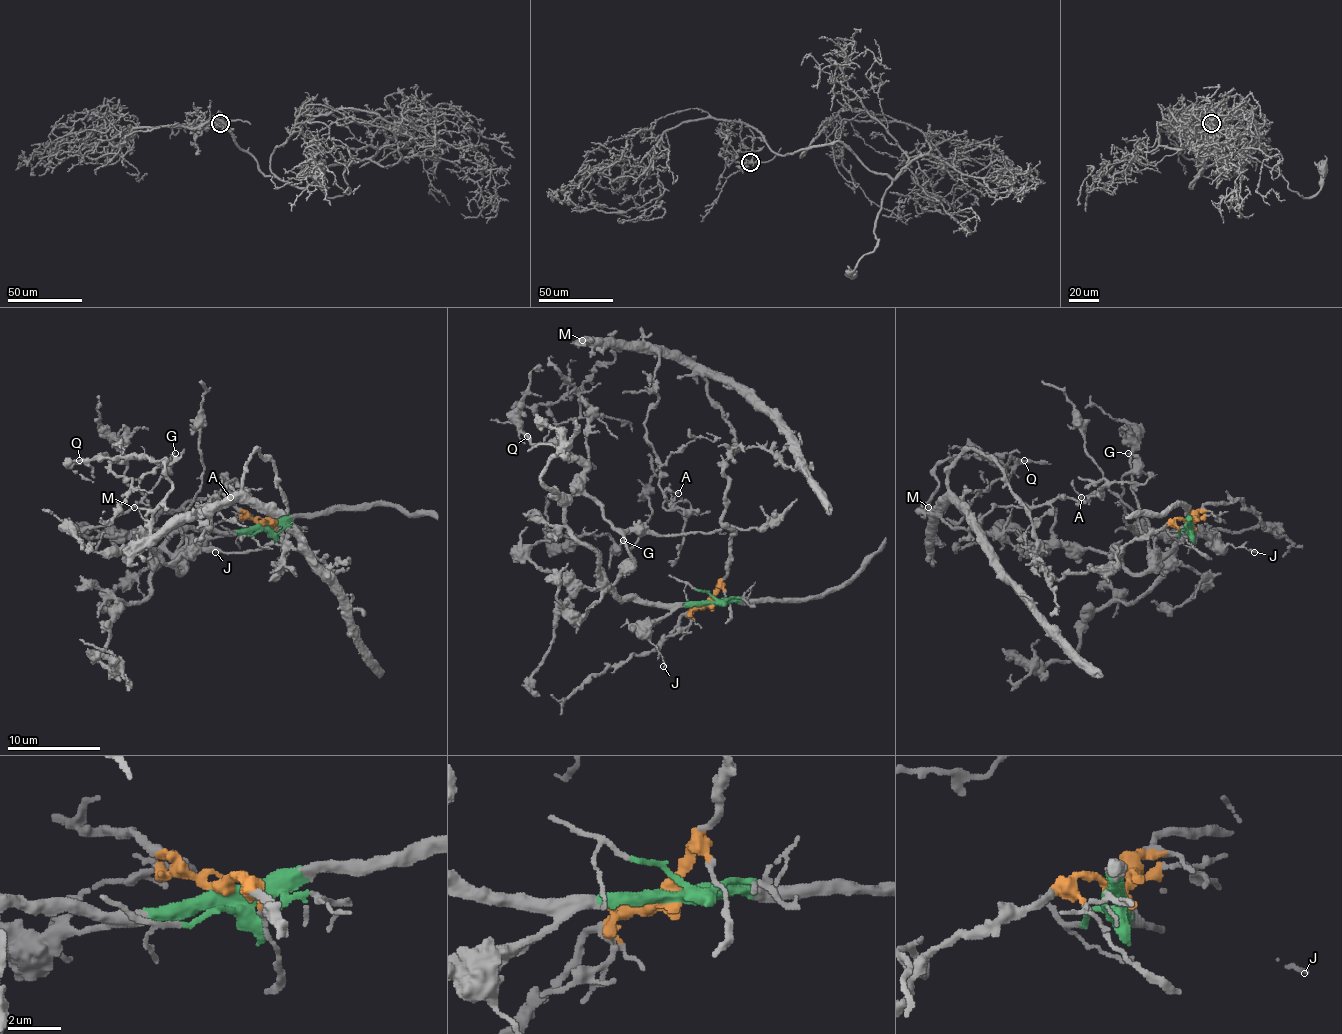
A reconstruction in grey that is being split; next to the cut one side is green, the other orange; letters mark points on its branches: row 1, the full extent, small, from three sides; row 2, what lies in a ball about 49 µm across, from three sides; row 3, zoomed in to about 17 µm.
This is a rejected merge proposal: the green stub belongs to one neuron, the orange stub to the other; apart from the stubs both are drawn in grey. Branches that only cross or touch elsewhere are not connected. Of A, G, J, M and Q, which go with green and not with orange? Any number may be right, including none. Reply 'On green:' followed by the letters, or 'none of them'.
On green: G, J

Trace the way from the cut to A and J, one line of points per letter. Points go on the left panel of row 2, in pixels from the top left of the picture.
A: (261, 525), (280, 532), (275, 578), (287, 506), (277, 469), (259, 450), (208, 527), (196, 506), (231, 497)
J: (263, 525), (226, 532), (201, 546), (215, 548), (215, 553)

